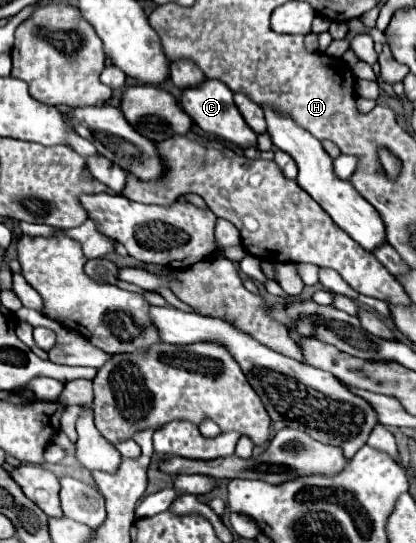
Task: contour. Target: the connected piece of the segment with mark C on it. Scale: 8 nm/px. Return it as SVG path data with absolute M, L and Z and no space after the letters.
M205 79L197 87L183 89L181 107L205 133L231 141L243 149L249 145L257 145L257 135L247 127L247 123L243 123L243 117L239 115L239 109L233 103L233 93L225 83L215 81L215 79Z

